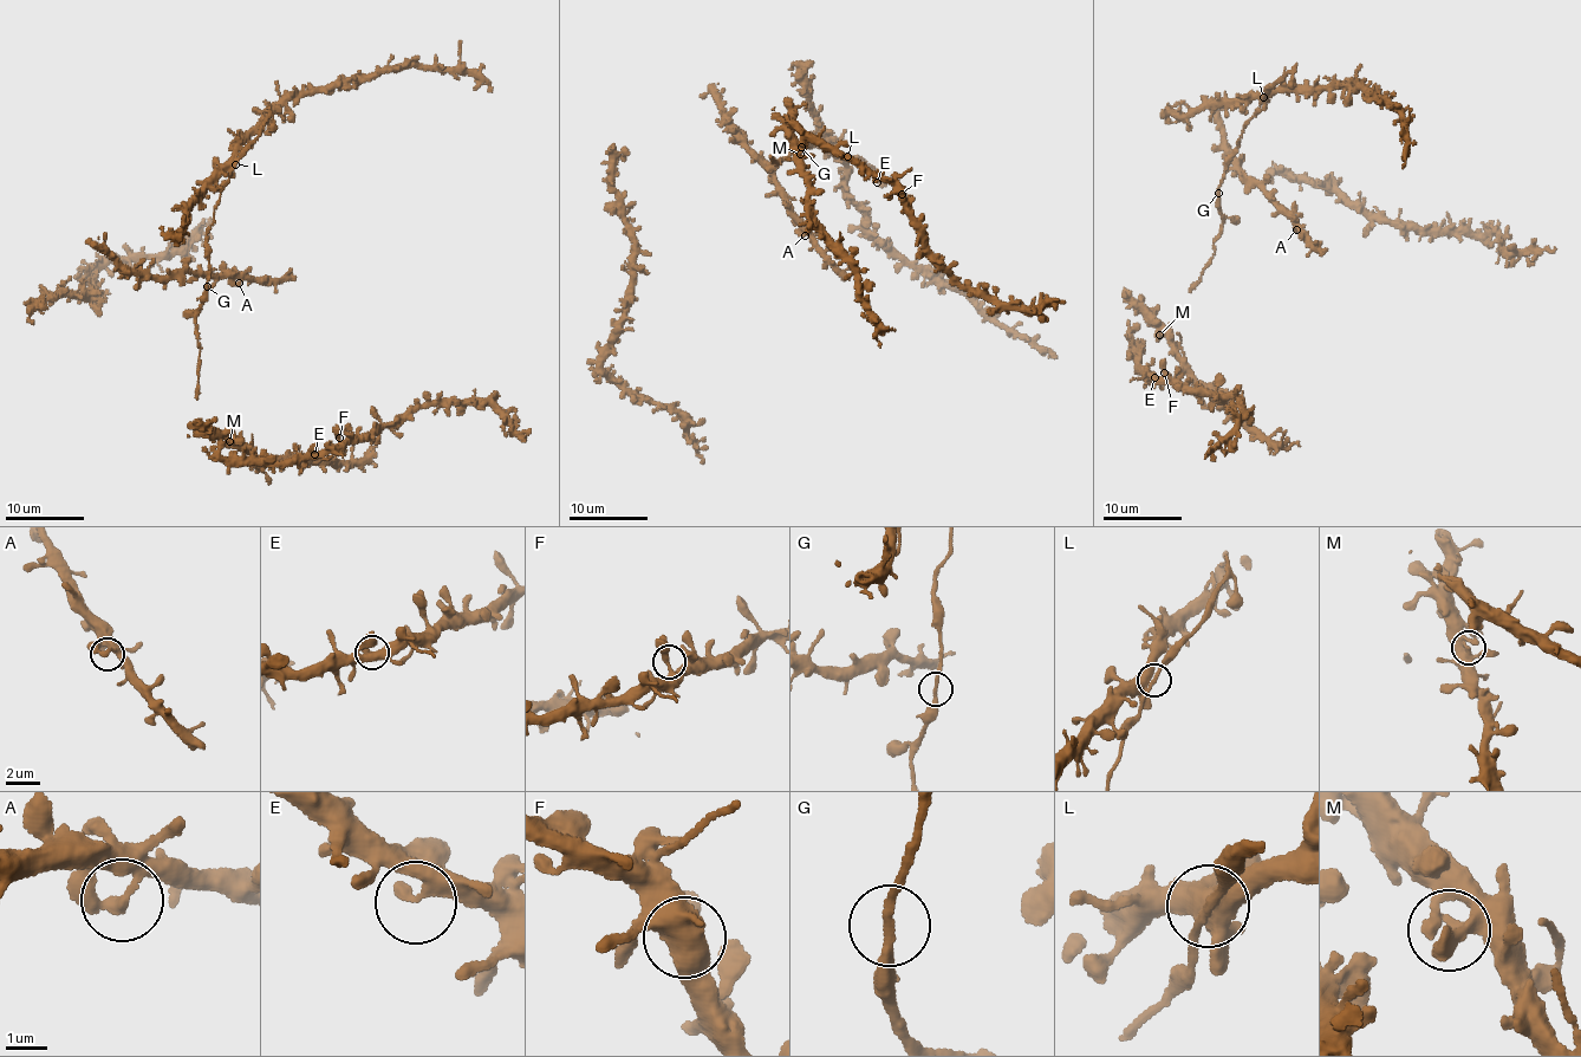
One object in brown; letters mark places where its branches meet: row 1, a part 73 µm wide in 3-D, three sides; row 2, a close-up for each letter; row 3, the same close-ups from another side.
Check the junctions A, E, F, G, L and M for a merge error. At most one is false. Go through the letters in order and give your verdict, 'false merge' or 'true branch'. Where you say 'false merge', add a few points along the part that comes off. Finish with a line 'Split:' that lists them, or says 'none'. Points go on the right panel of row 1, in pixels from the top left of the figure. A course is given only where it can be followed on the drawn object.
A: true branch
E: true branch
F: true branch
G: true branch
L: true branch
M: true branch
Split: none

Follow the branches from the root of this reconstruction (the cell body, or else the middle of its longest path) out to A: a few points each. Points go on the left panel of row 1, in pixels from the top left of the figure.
A: (182, 285), (189, 271), (228, 273), (240, 280), (239, 283)

